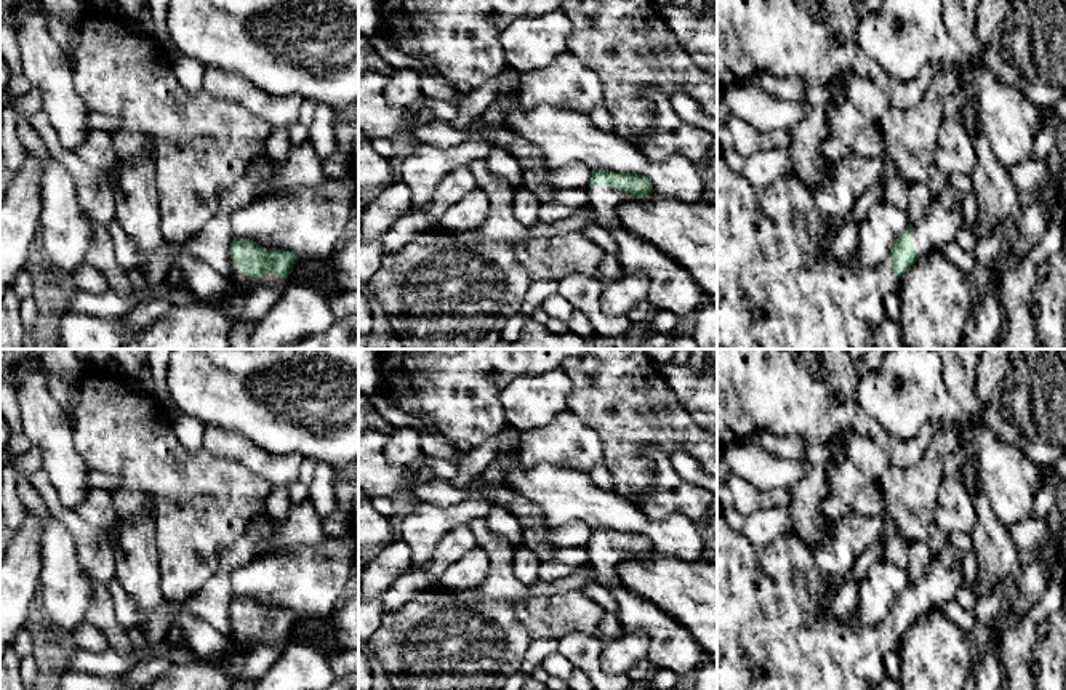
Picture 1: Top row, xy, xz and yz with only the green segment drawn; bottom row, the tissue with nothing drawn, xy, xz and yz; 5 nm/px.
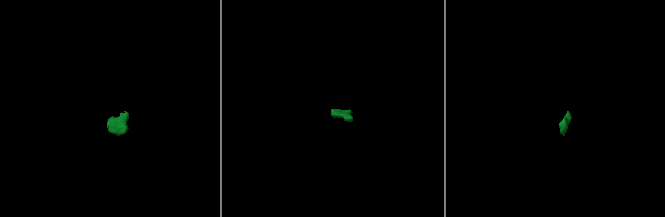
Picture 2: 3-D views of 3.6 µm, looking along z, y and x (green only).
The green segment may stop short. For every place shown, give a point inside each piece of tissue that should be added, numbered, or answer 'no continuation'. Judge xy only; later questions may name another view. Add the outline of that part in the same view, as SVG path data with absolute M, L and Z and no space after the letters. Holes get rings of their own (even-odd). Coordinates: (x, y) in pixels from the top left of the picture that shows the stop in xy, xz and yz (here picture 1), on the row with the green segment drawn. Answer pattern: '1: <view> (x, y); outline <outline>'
1: xy (240, 280); outline M232 261L230 280L237 288L243 291L250 291L259 285L275 287L285 282L283 279L277 277L272 272L262 274L259 277L250 277L246 274L242 274L234 261Z

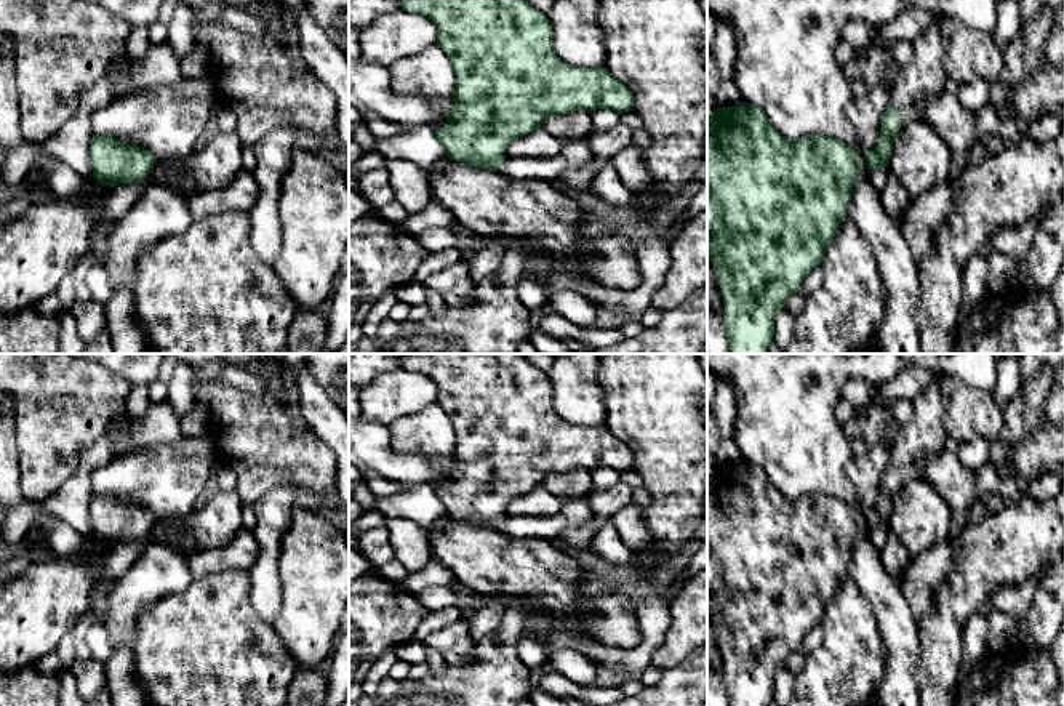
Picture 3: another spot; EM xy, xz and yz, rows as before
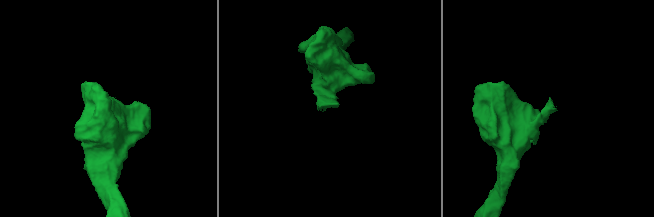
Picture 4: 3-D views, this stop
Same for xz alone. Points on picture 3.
no continuation

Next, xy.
no continuation

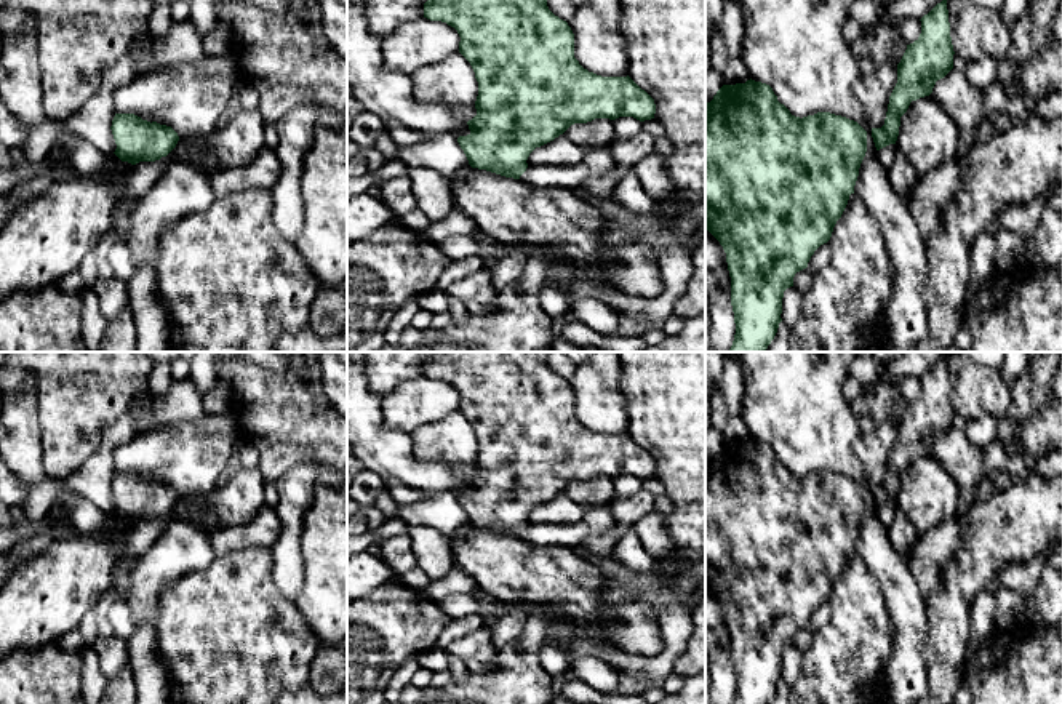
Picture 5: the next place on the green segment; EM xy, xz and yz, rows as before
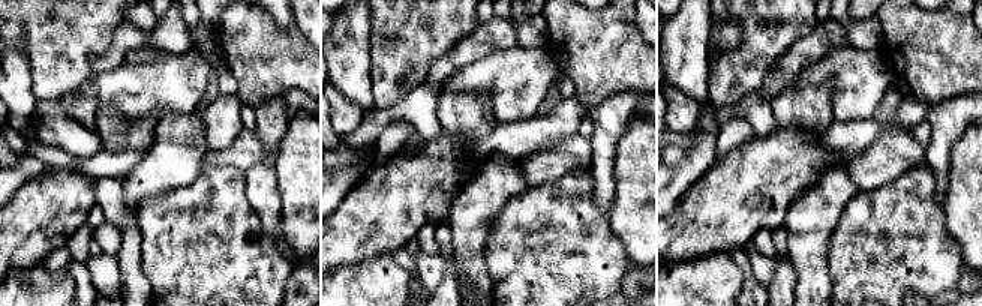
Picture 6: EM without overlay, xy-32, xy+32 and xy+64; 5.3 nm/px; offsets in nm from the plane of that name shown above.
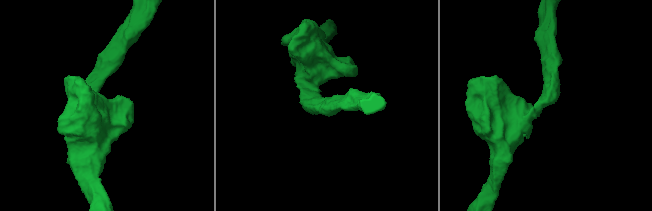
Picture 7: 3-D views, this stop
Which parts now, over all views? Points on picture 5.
no continuation

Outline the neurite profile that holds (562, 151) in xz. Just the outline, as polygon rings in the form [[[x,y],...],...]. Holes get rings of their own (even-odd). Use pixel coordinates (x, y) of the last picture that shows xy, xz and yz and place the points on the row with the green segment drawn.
[[[565,133],[555,138],[553,141],[536,147],[526,163],[533,166],[549,165],[549,166],[563,166],[563,165],[579,165],[585,150],[573,142]]]

